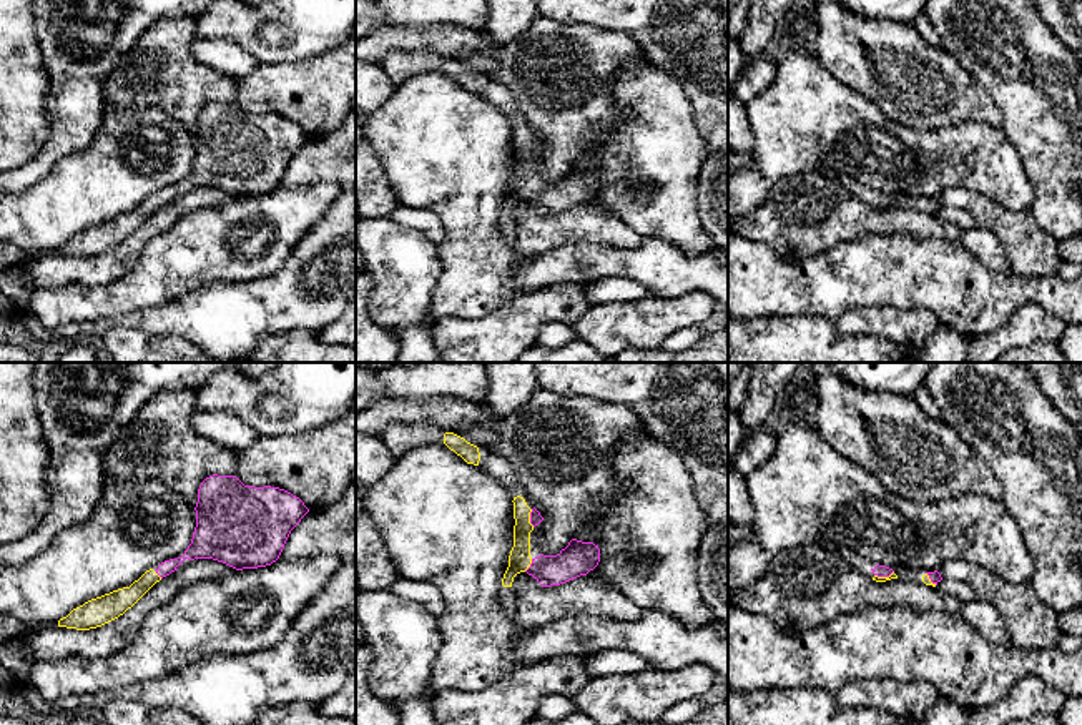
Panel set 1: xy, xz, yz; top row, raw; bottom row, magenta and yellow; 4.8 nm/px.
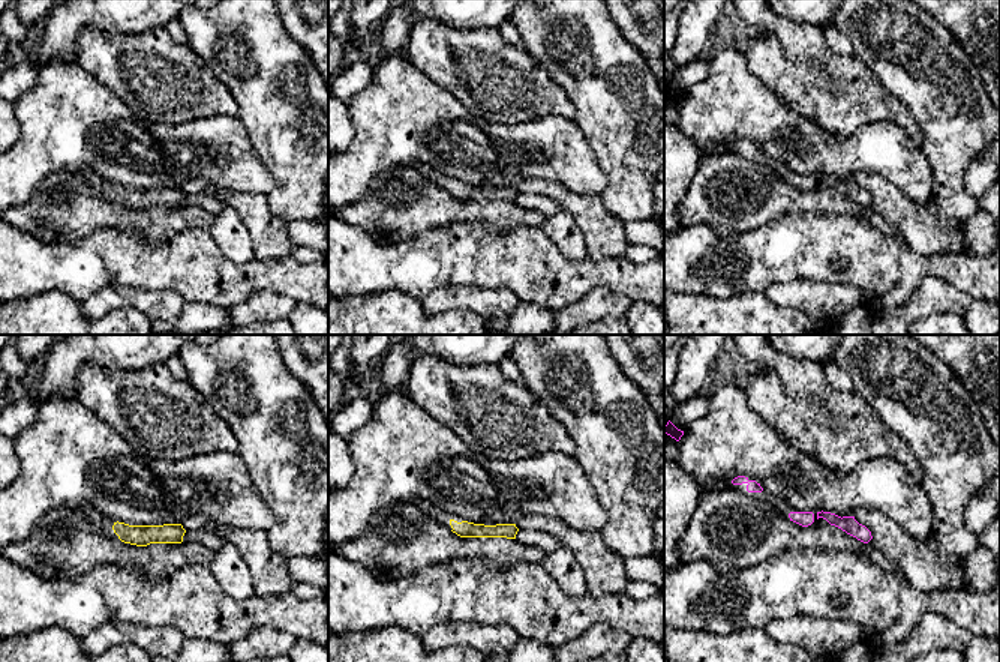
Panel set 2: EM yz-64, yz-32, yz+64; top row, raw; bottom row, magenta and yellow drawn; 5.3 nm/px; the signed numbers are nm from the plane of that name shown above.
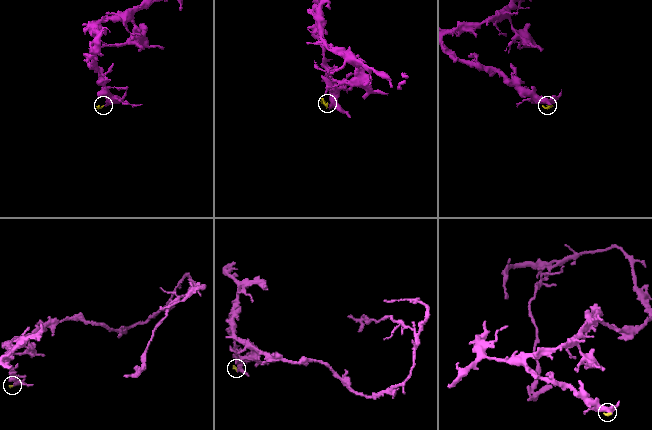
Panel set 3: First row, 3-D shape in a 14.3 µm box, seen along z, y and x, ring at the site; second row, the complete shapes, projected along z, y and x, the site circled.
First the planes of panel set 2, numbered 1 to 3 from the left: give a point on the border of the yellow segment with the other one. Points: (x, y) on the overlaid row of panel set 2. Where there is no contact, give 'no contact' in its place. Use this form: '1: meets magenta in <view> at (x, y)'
1: no contact
2: no contact
3: no contact

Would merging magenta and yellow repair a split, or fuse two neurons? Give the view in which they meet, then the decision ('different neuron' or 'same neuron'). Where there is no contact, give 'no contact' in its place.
xz | same neuron

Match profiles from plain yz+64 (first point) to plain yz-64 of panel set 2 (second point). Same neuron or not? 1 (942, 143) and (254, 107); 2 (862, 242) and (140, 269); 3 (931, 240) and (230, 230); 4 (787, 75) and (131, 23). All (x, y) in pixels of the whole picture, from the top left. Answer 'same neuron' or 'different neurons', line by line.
1: same neuron
2: same neuron
3: different neurons
4: different neurons

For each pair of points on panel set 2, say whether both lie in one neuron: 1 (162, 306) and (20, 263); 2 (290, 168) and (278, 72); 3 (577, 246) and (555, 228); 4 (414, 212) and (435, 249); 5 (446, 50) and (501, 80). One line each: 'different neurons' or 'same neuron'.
1: different neurons
2: same neuron
3: same neuron
4: different neurons
5: same neuron

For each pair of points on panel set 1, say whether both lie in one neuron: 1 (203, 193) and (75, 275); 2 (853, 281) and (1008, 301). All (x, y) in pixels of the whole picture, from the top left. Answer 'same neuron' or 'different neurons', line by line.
1: same neuron
2: same neuron

